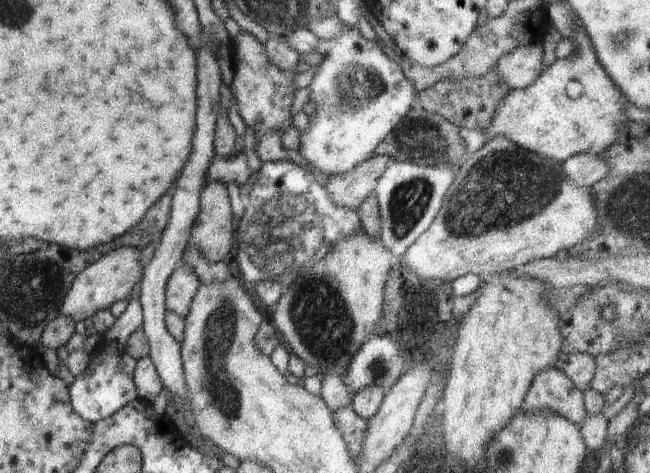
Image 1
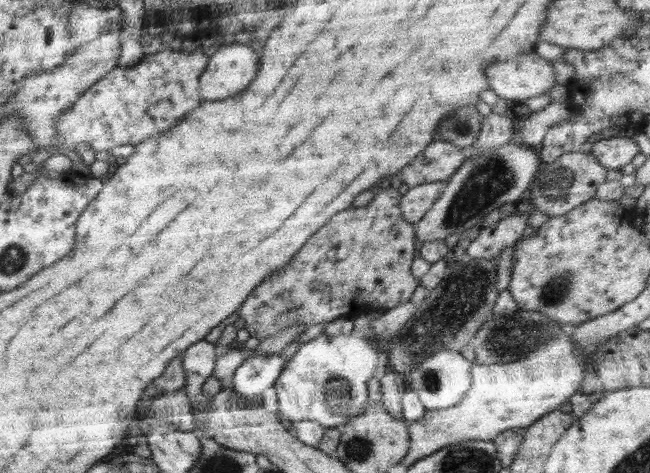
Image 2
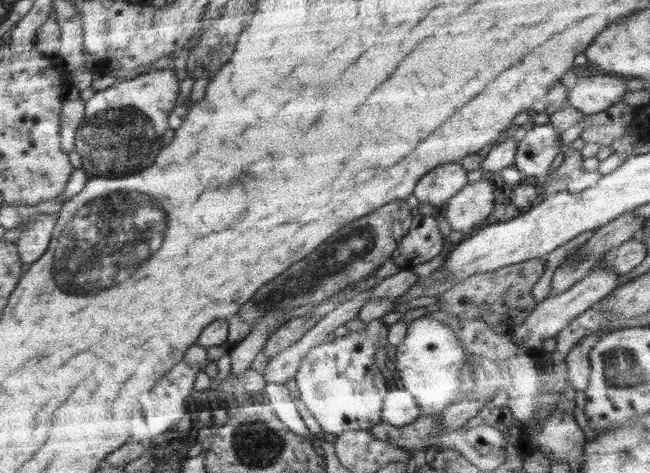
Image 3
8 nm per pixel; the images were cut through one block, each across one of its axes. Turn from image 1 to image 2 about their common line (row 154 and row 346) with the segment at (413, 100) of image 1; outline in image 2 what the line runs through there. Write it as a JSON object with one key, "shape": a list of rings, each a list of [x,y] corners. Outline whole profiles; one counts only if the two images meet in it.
{"shape":[[[350,334],[320,335],[305,342],[285,364],[273,384],[279,414],[292,422],[319,422],[325,429],[342,426],[368,406],[366,382],[379,375],[377,351],[366,338]]]}

